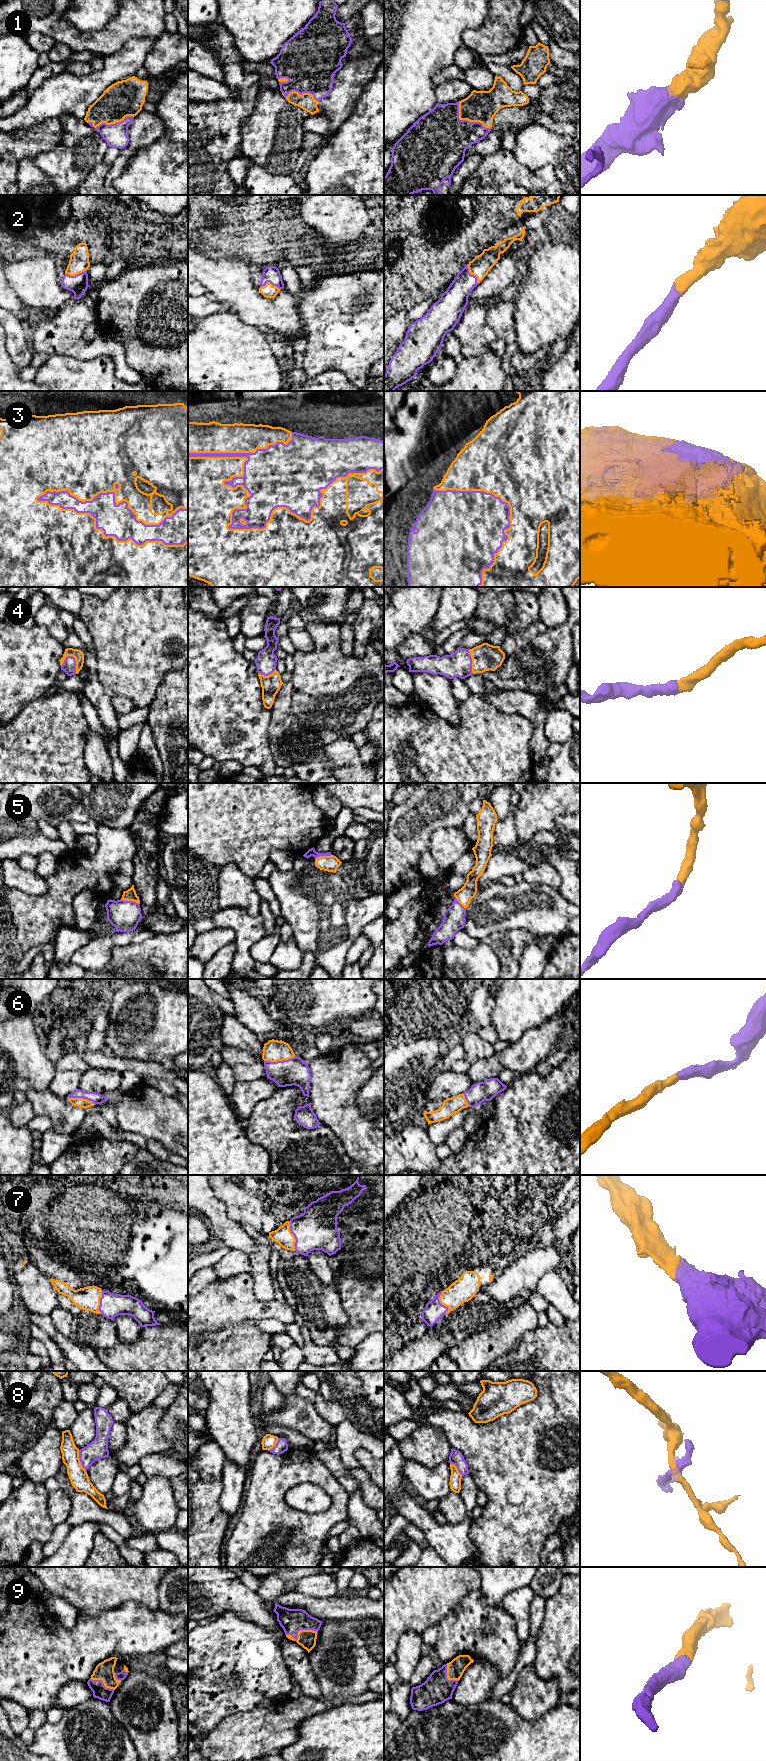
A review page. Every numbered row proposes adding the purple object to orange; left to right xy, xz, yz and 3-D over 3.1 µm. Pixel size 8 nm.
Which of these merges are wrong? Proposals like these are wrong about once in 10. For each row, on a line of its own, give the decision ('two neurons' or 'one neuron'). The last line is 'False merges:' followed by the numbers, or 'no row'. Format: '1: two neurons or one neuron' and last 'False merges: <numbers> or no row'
1: one neuron
2: one neuron
3: one neuron
4: one neuron
5: one neuron
6: one neuron
7: one neuron
8: two neurons
9: one neuron
False merges: 8

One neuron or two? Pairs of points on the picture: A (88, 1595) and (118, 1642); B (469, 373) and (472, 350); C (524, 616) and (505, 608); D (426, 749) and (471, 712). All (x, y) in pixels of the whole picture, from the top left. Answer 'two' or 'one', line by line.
A: two
B: two
C: one
D: one

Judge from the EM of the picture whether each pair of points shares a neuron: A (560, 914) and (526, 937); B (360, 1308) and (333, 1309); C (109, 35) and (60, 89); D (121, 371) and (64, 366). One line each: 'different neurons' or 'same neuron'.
A: different neurons
B: different neurons
C: different neurons
D: different neurons

